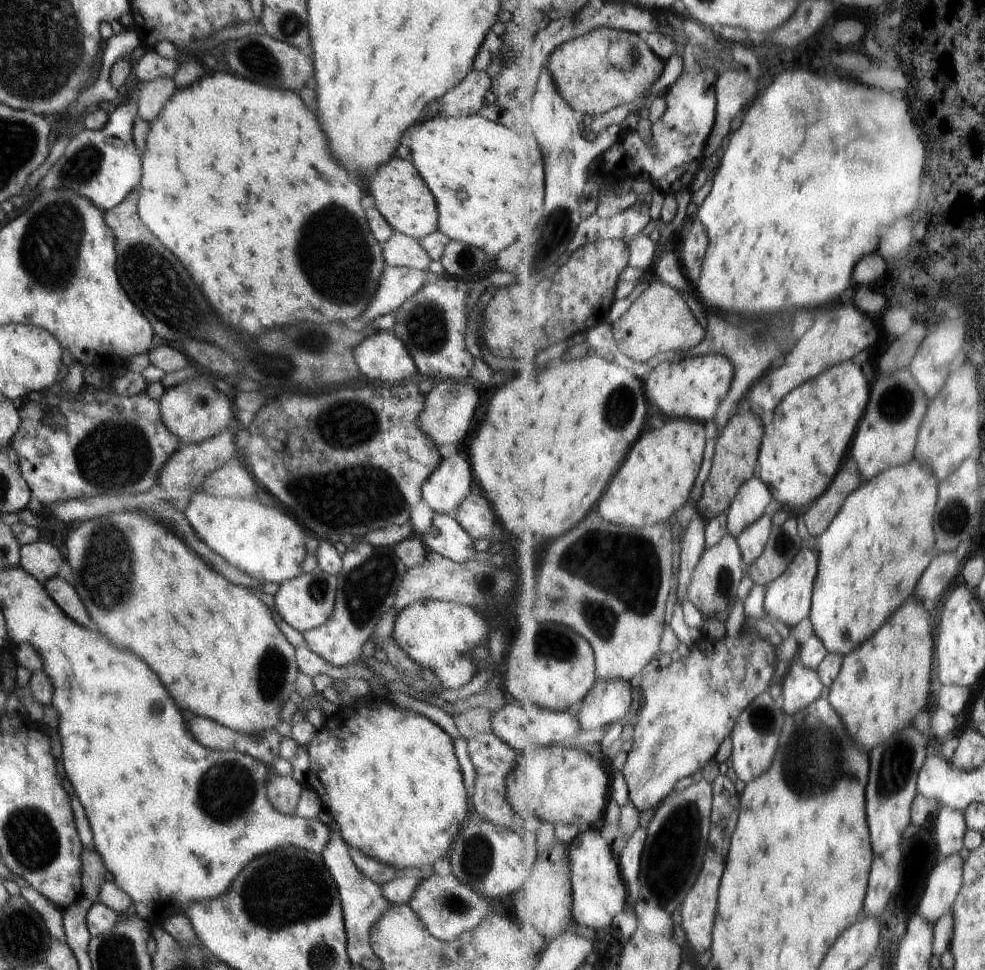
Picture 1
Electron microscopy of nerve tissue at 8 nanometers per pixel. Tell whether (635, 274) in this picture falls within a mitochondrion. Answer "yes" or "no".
no

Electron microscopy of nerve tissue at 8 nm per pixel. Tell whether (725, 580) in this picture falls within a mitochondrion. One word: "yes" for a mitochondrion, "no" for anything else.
yes

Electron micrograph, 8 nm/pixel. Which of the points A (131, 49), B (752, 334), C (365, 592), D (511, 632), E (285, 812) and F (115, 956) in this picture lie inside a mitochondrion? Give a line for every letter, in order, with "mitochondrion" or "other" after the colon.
A: other
B: mitochondrion
C: mitochondrion
D: other
E: other
F: mitochondrion

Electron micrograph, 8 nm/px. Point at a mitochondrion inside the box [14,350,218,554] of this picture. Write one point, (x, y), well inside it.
(108, 465)

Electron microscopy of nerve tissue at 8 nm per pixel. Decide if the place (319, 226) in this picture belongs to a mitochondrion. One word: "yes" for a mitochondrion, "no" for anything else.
yes

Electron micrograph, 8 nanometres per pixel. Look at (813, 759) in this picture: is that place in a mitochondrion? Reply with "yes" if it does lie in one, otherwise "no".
yes

